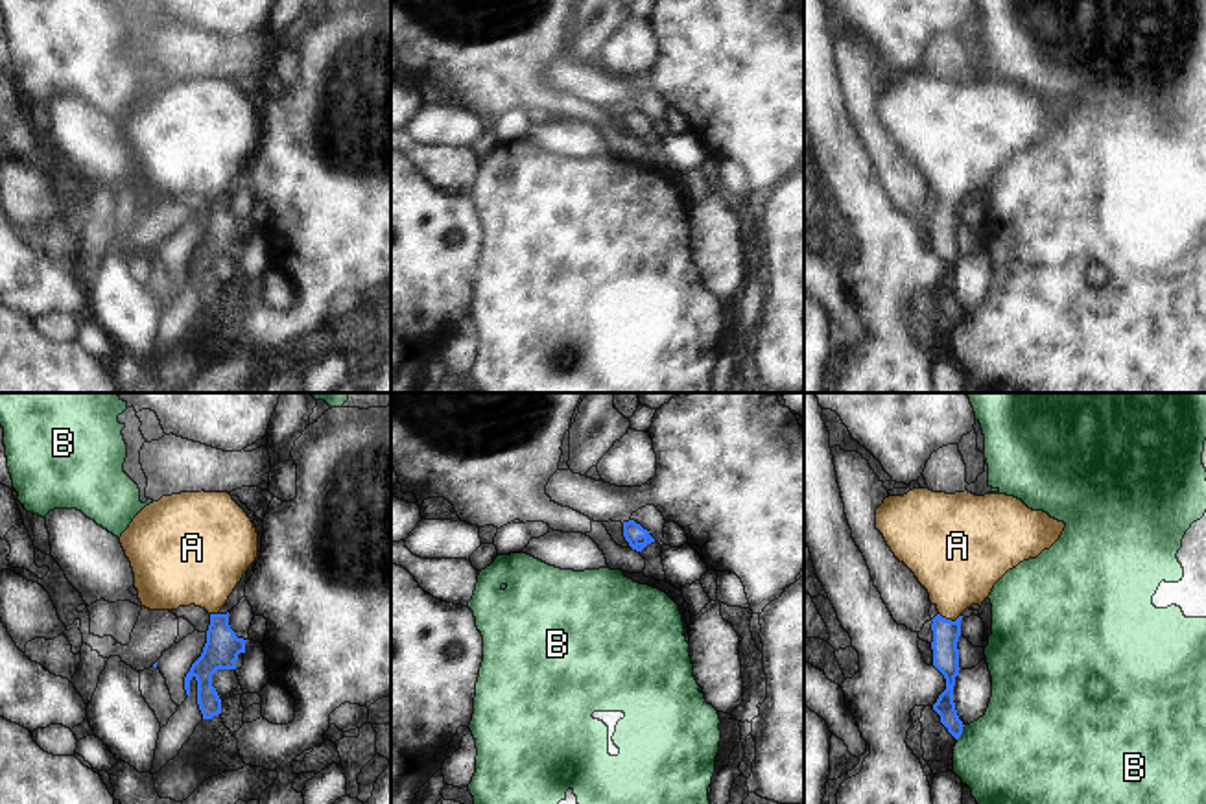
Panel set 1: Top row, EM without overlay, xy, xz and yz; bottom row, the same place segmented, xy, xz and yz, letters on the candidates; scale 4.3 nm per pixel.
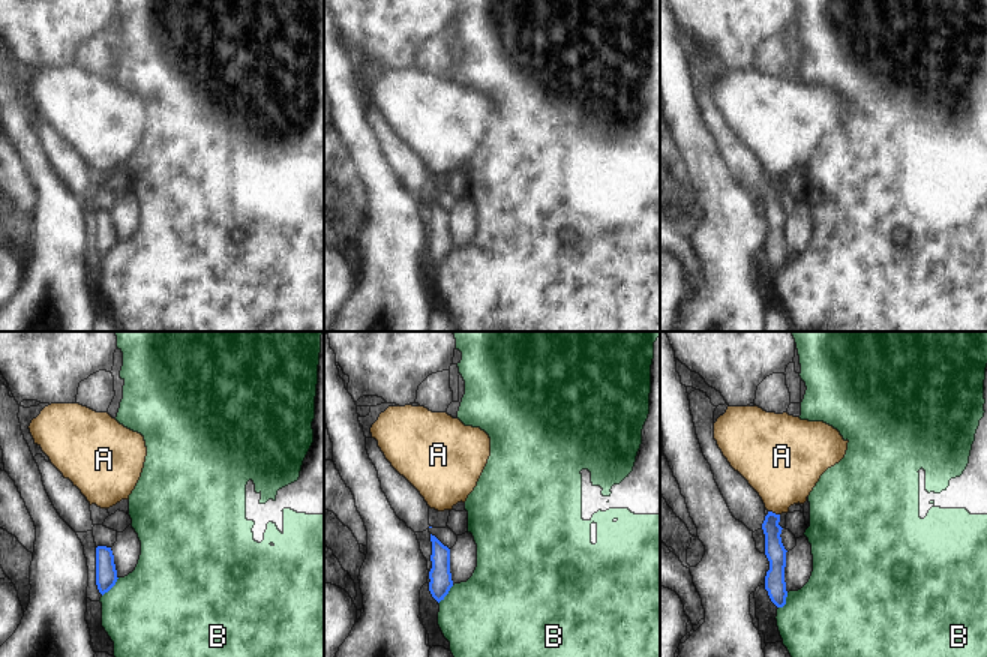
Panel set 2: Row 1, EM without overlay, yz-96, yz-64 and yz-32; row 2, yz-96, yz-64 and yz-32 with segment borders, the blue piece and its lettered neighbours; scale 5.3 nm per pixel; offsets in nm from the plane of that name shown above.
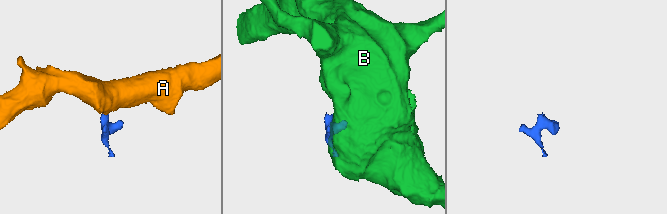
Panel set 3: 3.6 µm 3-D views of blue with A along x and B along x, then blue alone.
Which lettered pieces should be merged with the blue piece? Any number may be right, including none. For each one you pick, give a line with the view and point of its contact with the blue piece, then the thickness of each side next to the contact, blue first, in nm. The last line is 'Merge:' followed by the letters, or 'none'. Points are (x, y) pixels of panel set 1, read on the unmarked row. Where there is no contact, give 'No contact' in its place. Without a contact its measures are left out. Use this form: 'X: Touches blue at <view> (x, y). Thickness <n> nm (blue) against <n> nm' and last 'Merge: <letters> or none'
A: Touches blue at yz (950, 207). Thickness 120 nm (blue) against 360 nm
Merge: A

